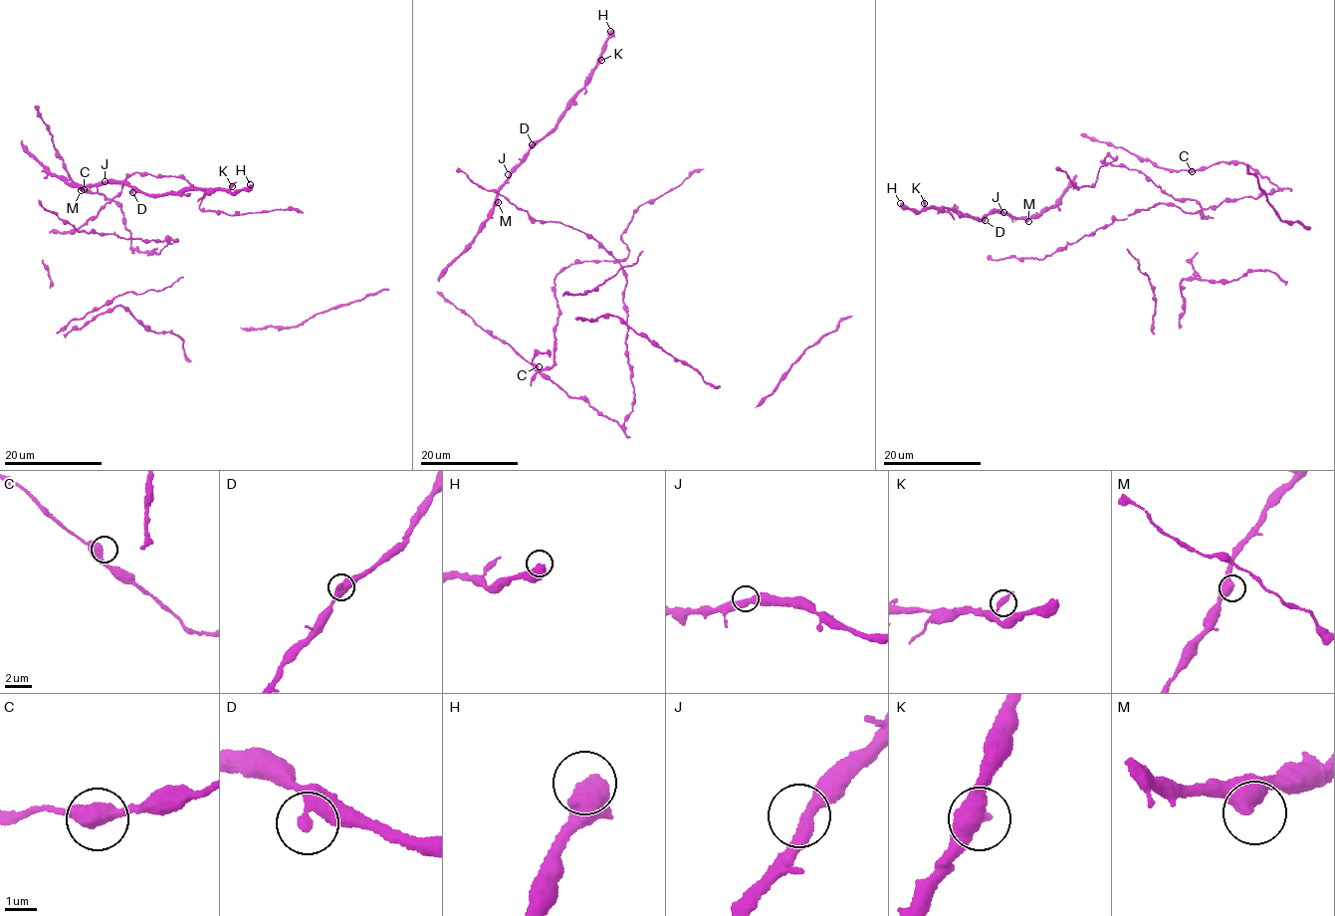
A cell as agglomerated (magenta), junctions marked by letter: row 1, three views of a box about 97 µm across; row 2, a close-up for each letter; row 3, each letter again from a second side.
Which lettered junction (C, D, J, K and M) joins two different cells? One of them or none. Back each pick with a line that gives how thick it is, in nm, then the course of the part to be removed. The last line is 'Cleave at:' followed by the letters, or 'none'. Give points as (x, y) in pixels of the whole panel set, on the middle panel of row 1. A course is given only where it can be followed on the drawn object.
Cleave at: none

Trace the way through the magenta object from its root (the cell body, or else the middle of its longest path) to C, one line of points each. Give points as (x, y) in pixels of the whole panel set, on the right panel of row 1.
C: (1150, 207), (1164, 203), (1197, 213), (1228, 200), (1272, 193), (1278, 188), (1234, 160), (1192, 171)

